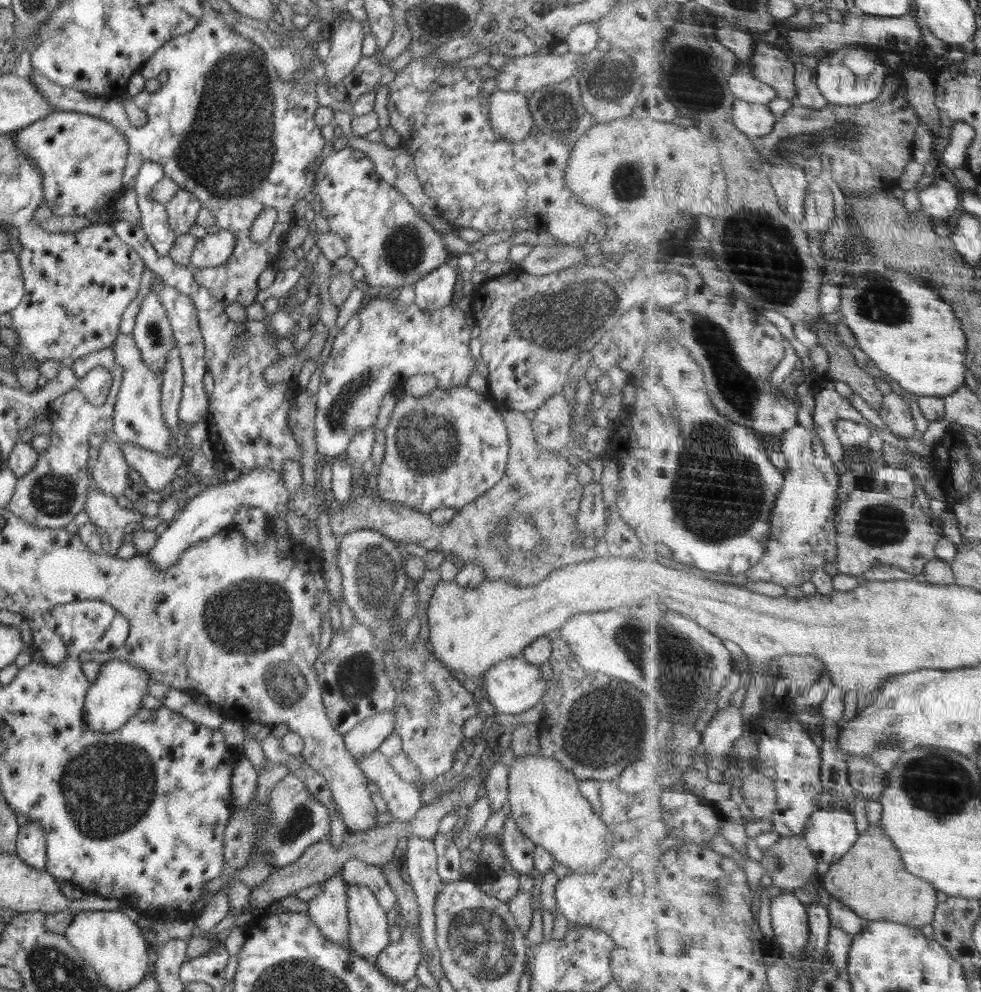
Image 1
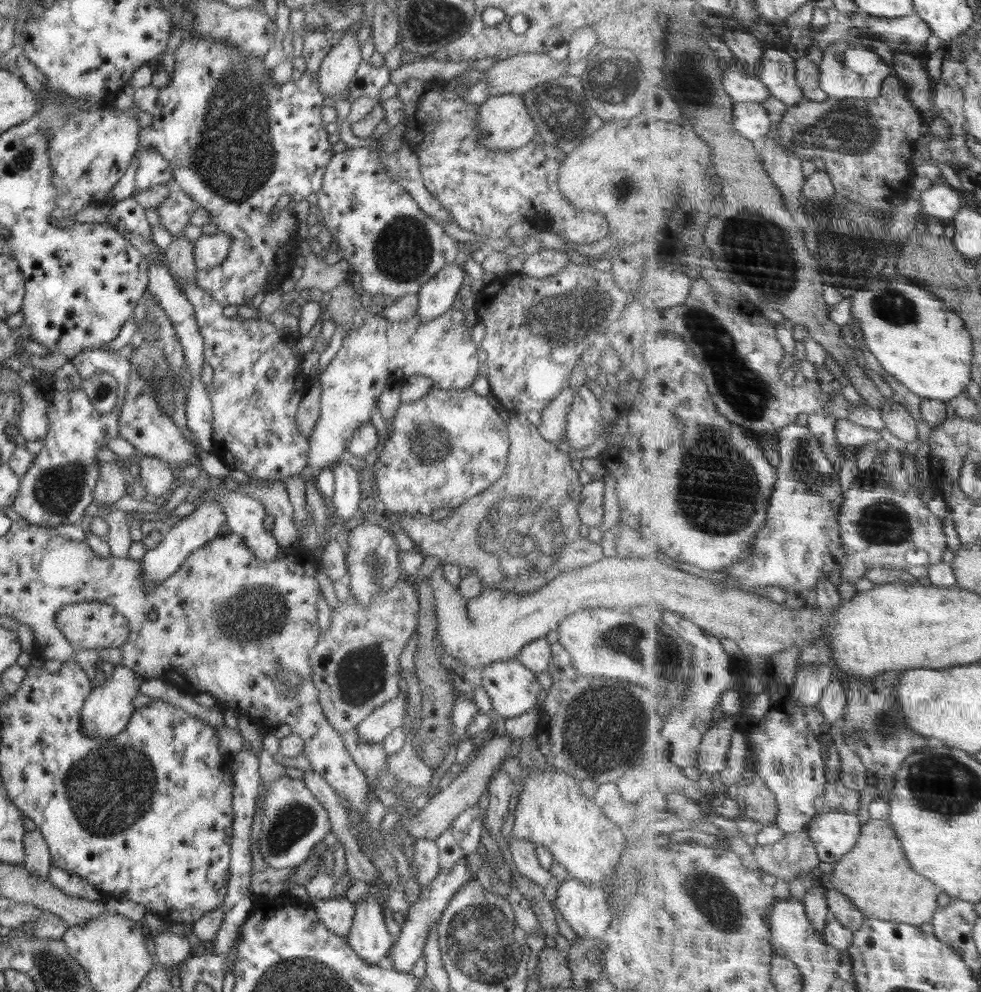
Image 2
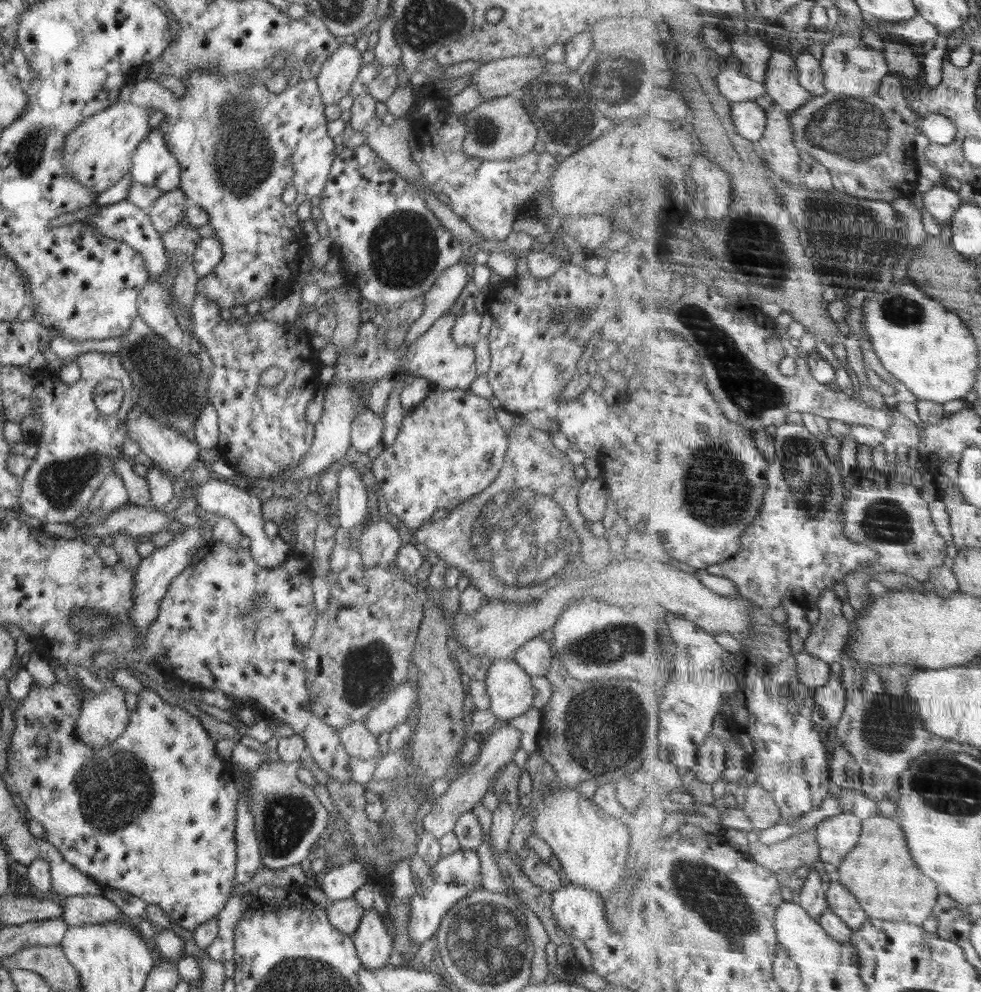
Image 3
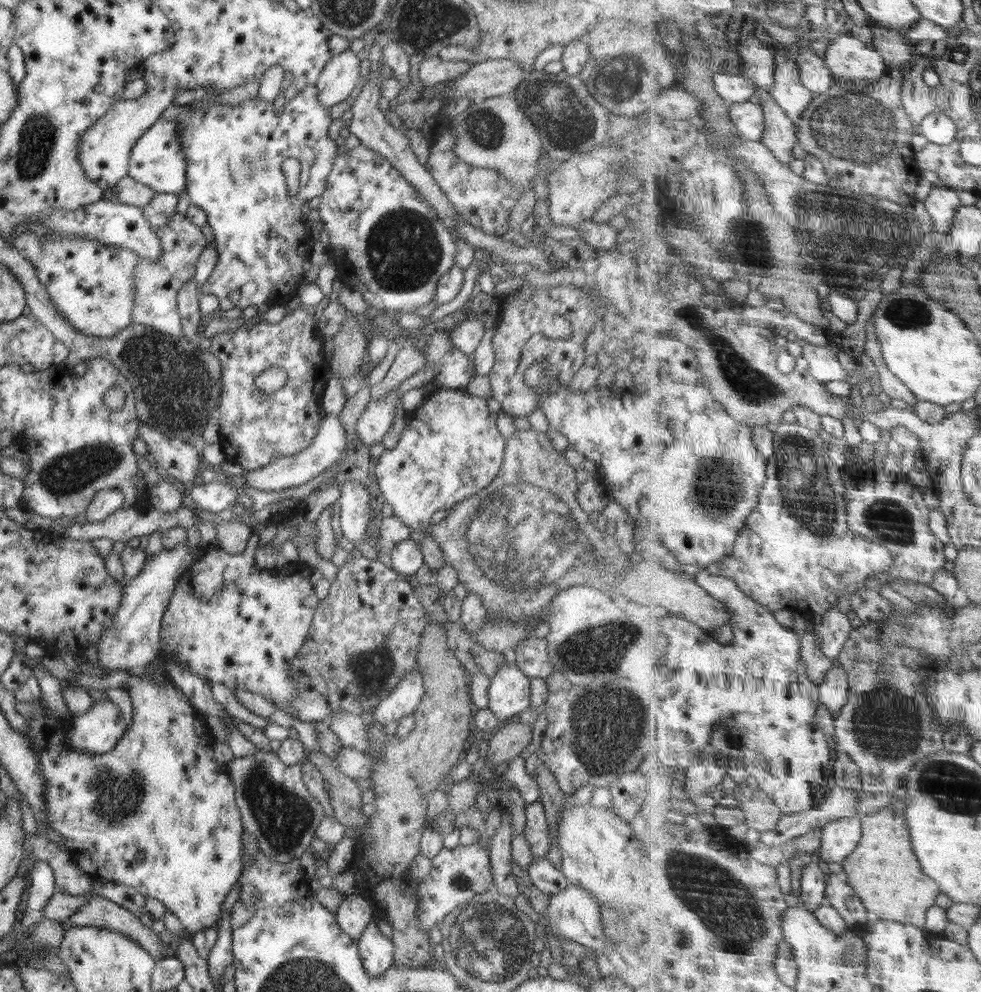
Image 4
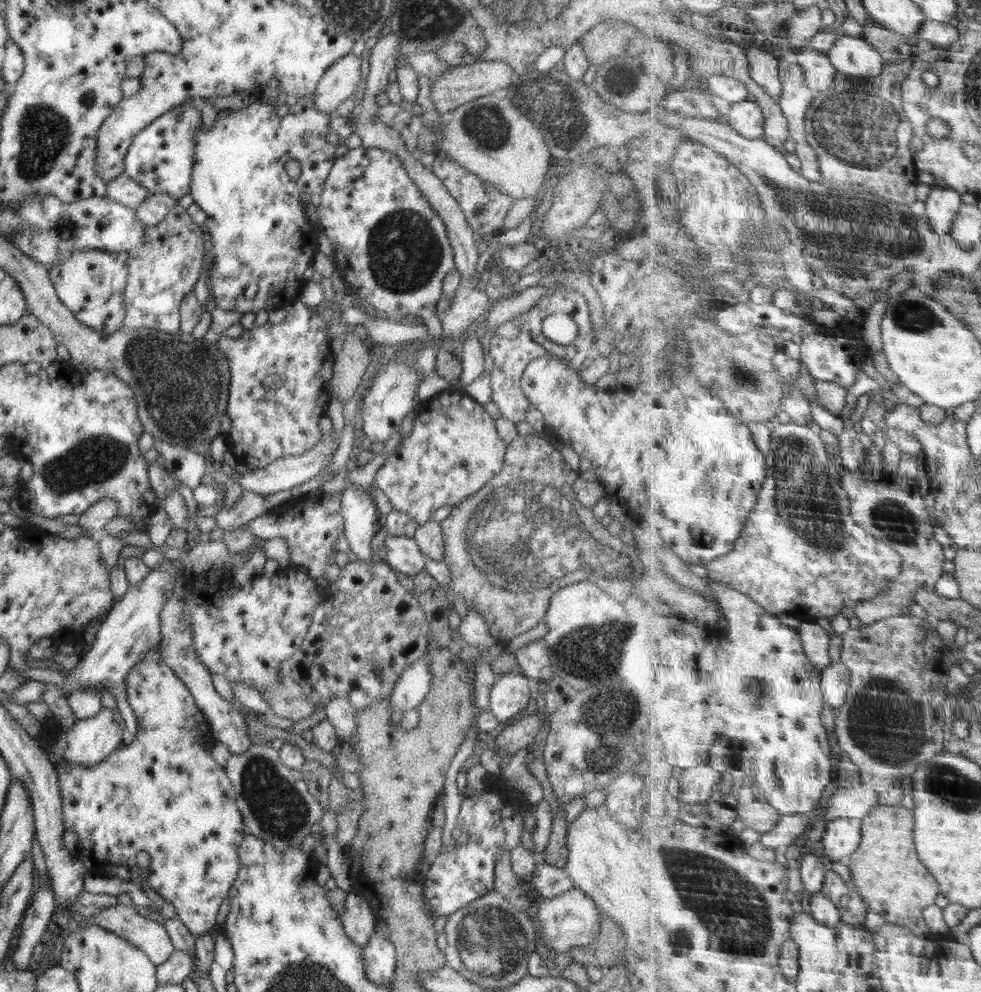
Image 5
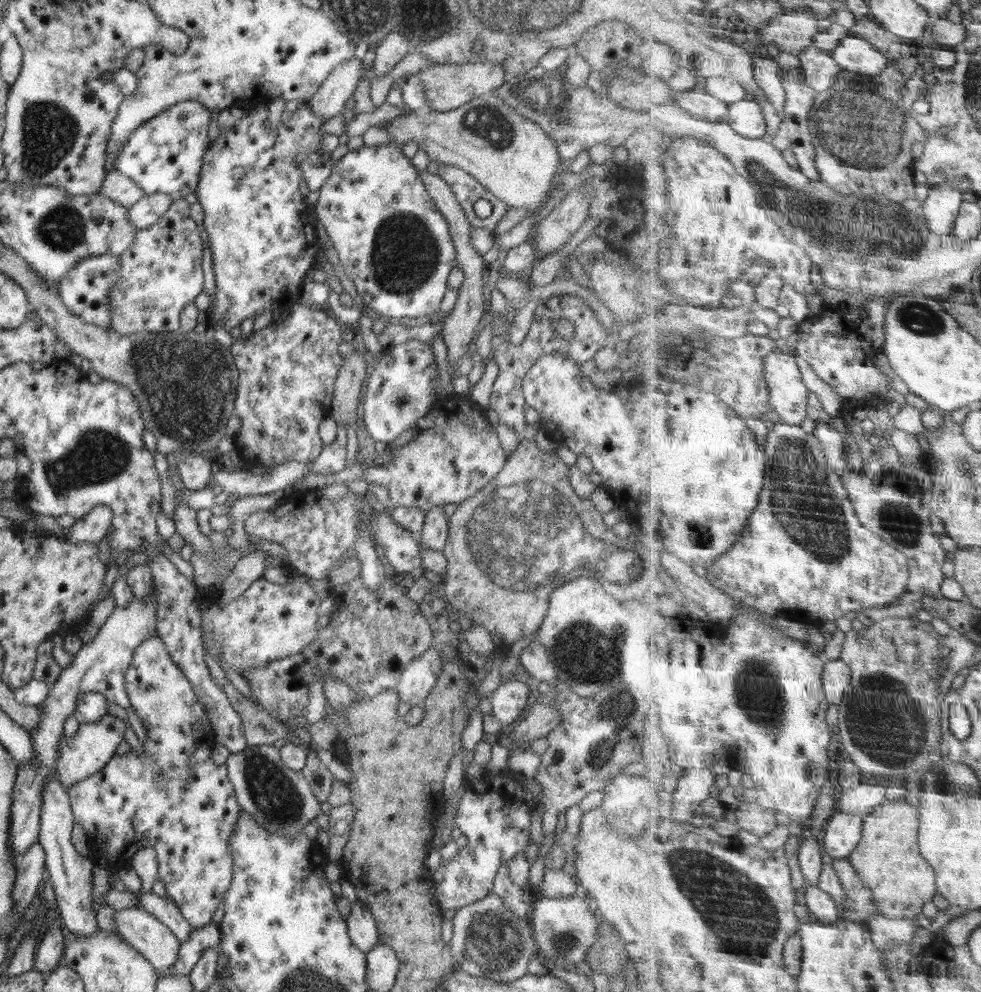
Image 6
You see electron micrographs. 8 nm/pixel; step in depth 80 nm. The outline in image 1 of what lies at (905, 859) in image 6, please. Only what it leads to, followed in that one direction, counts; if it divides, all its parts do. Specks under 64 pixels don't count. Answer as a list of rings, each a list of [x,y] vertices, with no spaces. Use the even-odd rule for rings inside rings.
[[[883,825],[870,826],[856,846],[839,863],[830,866],[822,885],[826,888],[824,893],[841,900],[868,922],[891,920],[923,929],[935,922],[941,904],[938,889],[922,878],[914,878],[912,871],[906,870],[903,854],[890,838]]]

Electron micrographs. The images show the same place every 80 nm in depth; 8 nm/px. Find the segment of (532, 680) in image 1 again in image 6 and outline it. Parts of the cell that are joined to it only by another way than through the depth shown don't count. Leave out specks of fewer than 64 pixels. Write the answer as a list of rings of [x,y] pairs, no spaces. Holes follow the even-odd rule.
[[[520,680],[502,681],[492,694],[491,714],[501,725],[512,724],[528,708],[529,687]]]

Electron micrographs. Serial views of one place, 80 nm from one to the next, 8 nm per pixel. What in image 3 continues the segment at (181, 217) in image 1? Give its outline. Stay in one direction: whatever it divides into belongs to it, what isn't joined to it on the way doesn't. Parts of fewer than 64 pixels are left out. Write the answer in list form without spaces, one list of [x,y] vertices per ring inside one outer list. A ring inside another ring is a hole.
[[[182,190],[164,191],[149,209],[153,227],[162,235],[170,232],[185,216],[188,200]]]

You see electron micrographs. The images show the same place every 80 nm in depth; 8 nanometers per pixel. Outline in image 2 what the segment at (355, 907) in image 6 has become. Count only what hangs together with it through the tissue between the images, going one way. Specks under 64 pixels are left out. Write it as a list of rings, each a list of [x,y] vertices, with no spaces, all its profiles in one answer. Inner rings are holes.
[[[336,895],[329,899],[313,899],[311,903],[320,922],[330,932],[338,936],[347,936],[355,915],[354,902],[347,899],[346,895]]]

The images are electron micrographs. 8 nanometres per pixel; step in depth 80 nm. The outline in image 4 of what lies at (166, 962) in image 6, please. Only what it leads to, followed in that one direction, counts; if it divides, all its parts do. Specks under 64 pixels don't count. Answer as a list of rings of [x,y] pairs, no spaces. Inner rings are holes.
[[[89,895],[87,903],[72,915],[70,922],[74,926],[90,926],[112,929],[124,933],[147,950],[155,960],[164,960],[164,944],[156,935],[154,926],[145,927],[138,912],[130,911],[100,895]]]

